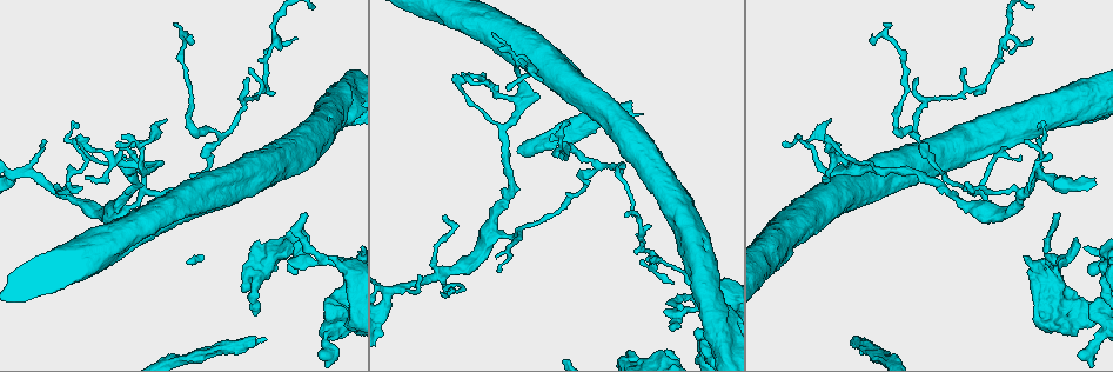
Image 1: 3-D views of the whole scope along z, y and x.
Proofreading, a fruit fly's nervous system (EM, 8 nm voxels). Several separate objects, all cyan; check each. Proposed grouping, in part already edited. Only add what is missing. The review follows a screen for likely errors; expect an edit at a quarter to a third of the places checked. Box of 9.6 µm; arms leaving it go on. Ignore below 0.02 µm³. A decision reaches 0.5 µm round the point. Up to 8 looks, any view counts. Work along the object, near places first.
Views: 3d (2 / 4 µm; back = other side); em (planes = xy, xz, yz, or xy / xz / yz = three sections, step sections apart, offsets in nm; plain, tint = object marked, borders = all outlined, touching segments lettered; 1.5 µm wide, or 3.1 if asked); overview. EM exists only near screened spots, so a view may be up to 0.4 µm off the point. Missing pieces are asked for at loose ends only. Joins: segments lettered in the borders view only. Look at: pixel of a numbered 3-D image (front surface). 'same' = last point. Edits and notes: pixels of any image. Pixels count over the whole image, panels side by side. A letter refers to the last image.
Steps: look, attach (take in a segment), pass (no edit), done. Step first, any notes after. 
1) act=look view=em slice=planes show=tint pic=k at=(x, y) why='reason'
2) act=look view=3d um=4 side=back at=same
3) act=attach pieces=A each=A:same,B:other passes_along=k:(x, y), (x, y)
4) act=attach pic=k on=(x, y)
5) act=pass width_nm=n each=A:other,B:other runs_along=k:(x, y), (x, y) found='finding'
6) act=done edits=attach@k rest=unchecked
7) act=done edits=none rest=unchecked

act=look view=3d um=4 pic=1 at=(1041, 124) why='branch stops here'

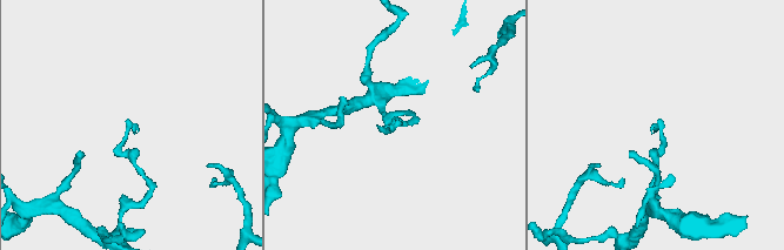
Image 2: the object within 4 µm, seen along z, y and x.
act=look view=em slice=yz step=8 show=tint pic=2 at=(134, 123) why='now the EM'

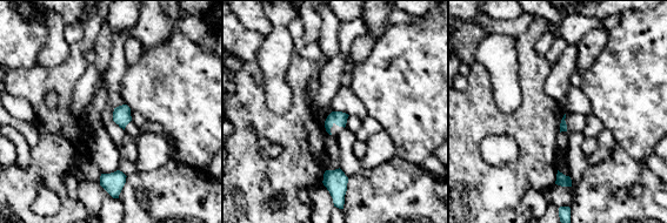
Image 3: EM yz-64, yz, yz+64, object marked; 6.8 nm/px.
act=look view=em slice=yz step=8 show=borders at=same why='see the neighbours'

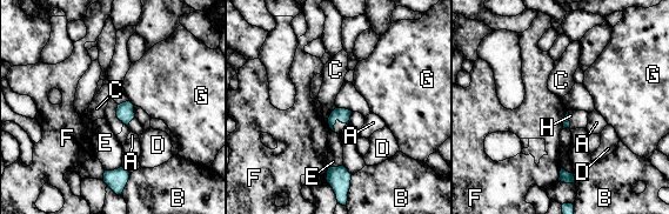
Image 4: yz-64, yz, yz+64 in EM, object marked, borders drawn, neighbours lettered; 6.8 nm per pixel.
act=pass each=A:other,B:other,C:other,D:other,E:other,F:other,G:other,H:other border=4:(335, 107), (327, 118) found='no lettered segment goes on from it'

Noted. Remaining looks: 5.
act=look view=3d um=4 pic=1 at=(329, 256) why='an open end'

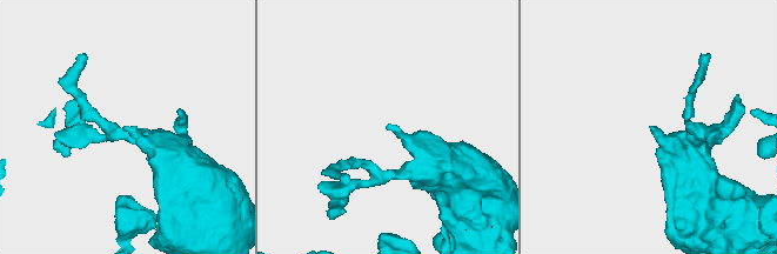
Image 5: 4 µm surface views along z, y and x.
act=look view=em slice=xz step=8 show=tint pic=5 at=(122, 127)

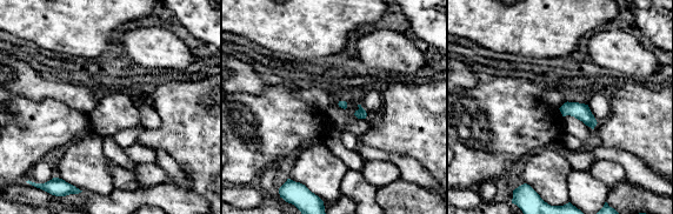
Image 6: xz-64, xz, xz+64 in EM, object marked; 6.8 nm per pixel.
act=look view=em slice=planes show=borders at=same

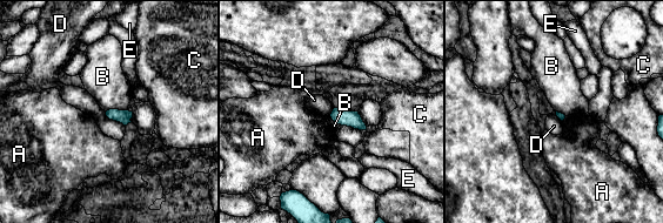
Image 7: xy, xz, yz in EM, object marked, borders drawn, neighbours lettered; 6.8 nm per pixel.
act=pass each=A:other,B:other,C:other,D:other,E:other border=7:(105, 112), (109, 119), (124, 126) found='none of them fits'

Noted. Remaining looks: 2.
act=look view=em slice=xy step=8 show=tint pic=1 at=(624, 166)

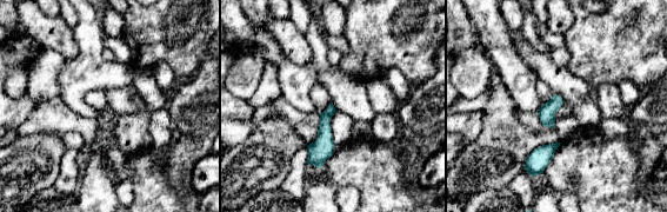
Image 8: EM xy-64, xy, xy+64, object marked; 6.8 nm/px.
act=look view=em slice=planes show=borders at=same why='cut it another way'

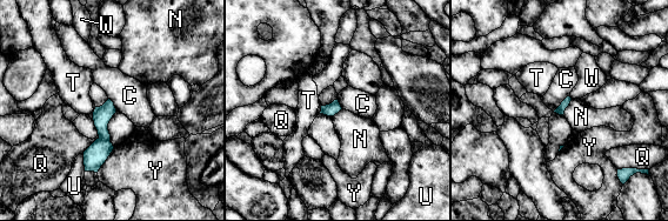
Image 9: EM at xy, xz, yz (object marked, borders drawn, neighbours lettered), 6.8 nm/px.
act=pass each=C:other,N:other,Q:other,T:other,U:other,W:other,Y:other border=9:(572, 99), (562, 115) found='none of them fits'

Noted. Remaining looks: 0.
act=done edits=none rest=unchecked

